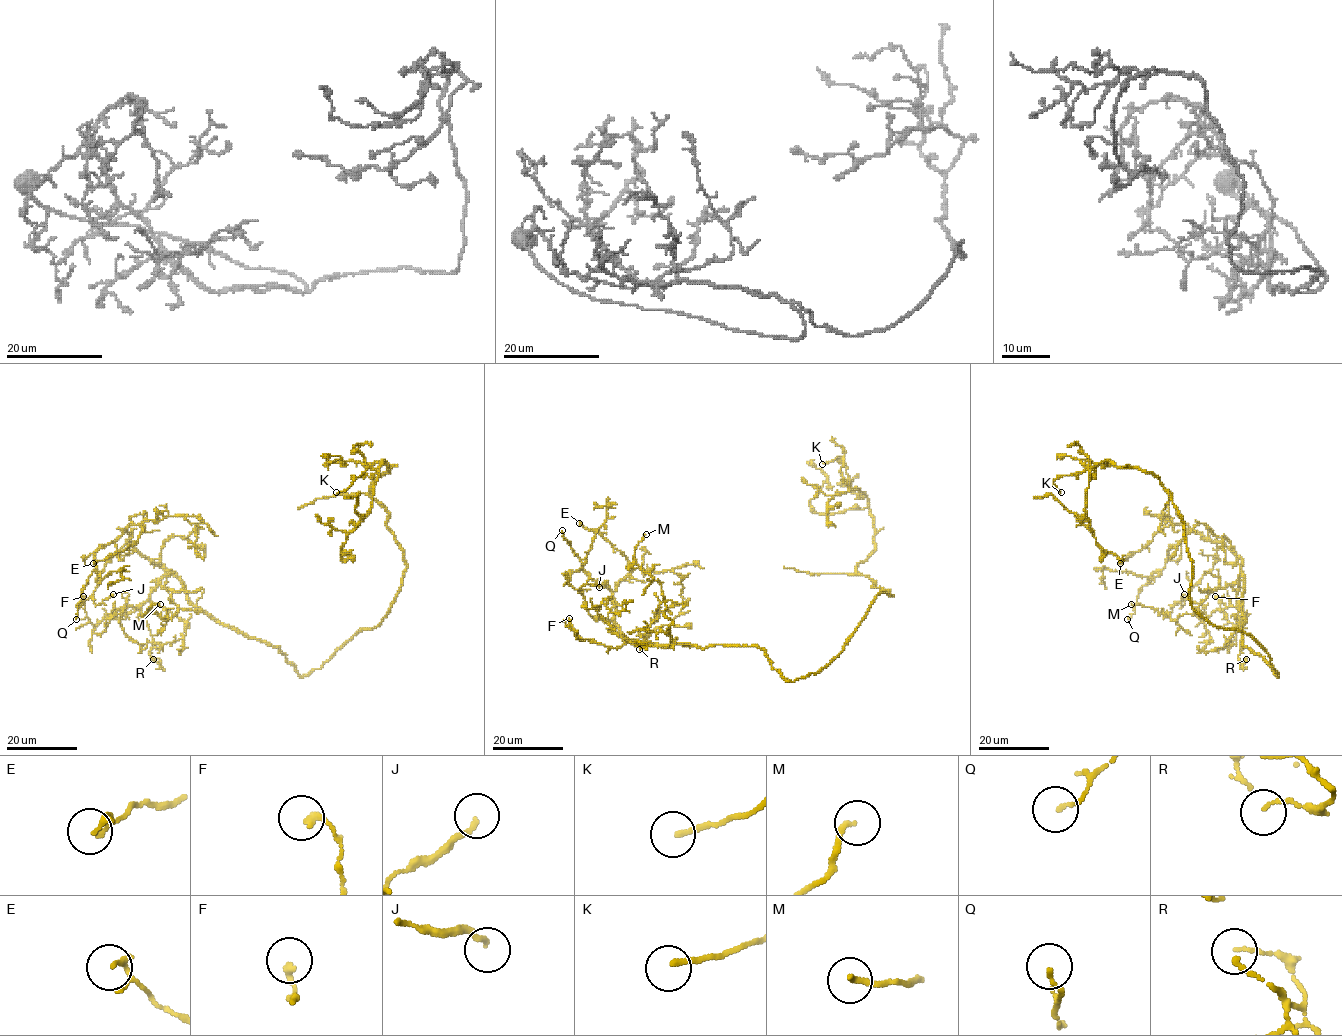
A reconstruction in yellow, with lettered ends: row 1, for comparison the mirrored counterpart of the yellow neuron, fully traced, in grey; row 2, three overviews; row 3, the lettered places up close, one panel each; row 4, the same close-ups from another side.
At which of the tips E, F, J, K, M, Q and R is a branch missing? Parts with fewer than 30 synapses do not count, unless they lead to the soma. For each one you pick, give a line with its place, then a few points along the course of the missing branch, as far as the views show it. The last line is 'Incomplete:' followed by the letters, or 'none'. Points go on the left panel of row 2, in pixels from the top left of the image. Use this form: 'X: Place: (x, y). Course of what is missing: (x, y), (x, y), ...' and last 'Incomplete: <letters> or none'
Incomplete: none

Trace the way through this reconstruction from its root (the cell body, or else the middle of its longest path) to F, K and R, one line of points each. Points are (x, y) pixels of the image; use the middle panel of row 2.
F: (813, 673), (786, 680), (757, 647), (661, 647), (630, 639), (608, 647), (583, 639), (569, 618)
K: (813, 673), (877, 594), (892, 595), (856, 570), (875, 548), (868, 499), (838, 456), (822, 464)
R: (813, 673), (786, 680), (757, 647), (626, 641), (647, 647), (639, 649)

